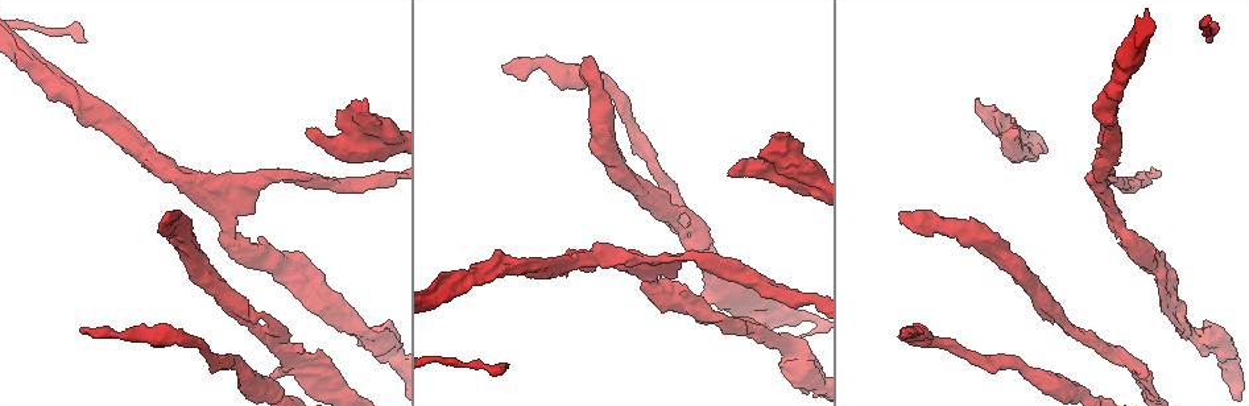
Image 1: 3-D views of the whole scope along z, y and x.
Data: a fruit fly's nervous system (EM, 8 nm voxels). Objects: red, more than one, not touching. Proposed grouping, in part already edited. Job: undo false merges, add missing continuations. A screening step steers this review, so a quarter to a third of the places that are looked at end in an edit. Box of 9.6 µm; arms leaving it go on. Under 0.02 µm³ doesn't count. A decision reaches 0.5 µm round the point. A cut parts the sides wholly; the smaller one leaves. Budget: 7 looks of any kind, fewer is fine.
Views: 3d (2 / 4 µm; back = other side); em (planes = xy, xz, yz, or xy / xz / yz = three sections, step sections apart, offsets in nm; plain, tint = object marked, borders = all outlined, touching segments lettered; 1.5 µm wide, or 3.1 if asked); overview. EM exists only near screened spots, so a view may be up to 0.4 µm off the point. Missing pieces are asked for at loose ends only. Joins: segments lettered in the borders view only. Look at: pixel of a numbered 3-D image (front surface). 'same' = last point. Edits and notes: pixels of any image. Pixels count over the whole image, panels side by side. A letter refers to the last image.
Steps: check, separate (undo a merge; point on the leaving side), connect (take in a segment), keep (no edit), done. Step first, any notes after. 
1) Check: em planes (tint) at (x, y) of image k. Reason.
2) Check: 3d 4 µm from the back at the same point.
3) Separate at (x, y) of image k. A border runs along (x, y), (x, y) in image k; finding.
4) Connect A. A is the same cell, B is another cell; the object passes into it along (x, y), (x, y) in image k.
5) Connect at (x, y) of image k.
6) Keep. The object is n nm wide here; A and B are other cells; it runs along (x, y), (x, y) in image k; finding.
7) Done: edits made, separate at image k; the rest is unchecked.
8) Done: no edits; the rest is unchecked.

Check: 3d 4 µm at (519, 79) of image 1. Free end.

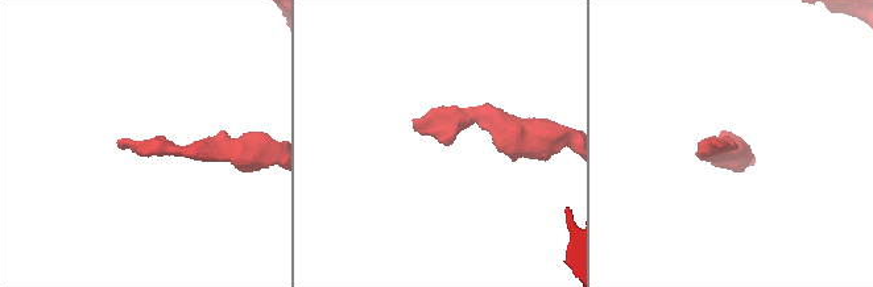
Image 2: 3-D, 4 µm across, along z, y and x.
Check: em planes (borders) at (447, 142) of image 2.

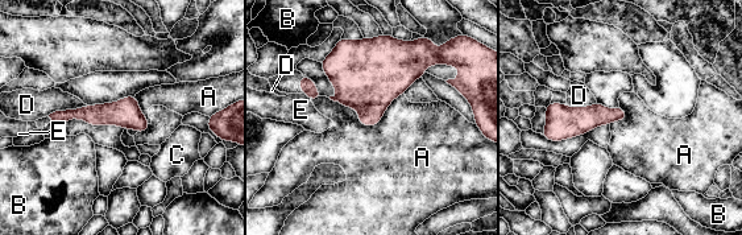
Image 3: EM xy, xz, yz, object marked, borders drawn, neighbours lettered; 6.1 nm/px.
Connect E. E is the same cell, A, B, C and D are other cells; the object passes into it along (309, 87), (306, 95), (297, 108) in image 3; it goes on there.

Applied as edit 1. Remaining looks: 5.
Check: overview. Redraw.

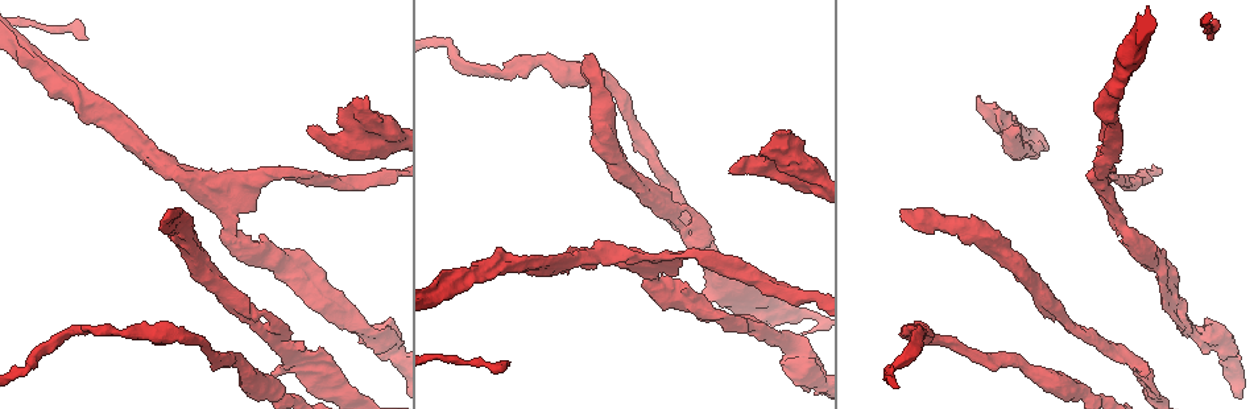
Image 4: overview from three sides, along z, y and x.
Check: 3d 2 µm from the back at (273, 374) of image 4. Free end.

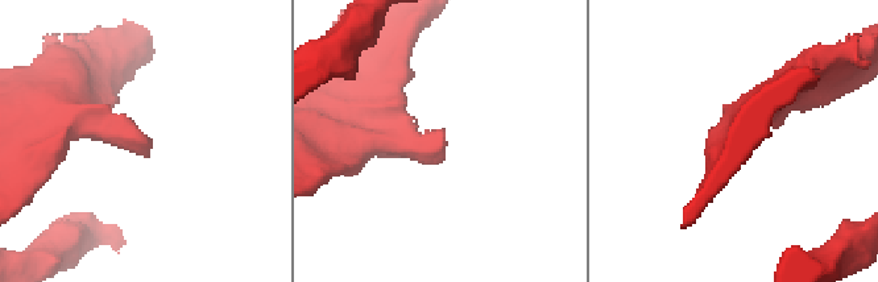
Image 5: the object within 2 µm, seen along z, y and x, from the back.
Check: em xy step 8 (tint) at (444, 134) of image 5. Now the EM.

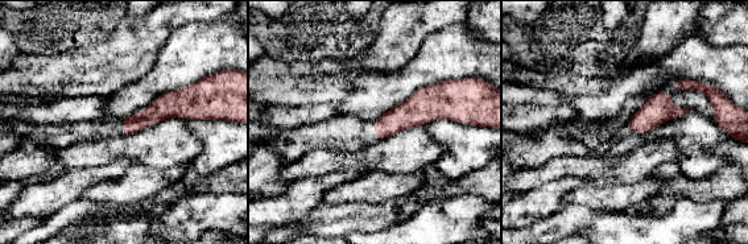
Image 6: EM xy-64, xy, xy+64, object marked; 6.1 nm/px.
Check: em planes (borders) at the same point. Another direction.

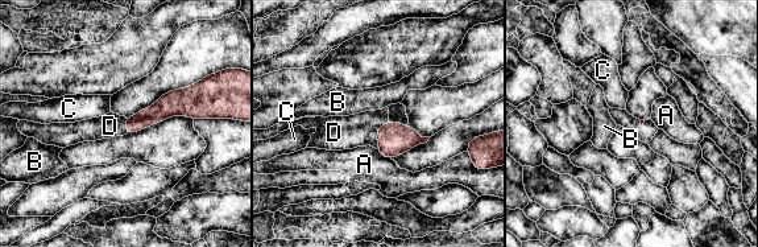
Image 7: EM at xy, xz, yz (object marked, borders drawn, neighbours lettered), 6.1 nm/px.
Connect D. D is the same cell, A, B and C are other cells; the neuron continues.

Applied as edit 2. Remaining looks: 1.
Done: edits made, connect at image 3, connect at image 7; the rest is unchecked.

